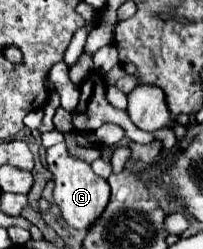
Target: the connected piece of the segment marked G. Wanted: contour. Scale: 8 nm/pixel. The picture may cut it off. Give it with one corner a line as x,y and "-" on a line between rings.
61,142
57,146
47,148
47,164
49,170
53,172
55,178
55,192
53,192
53,202
59,206
61,216
65,218
65,222
77,230
87,230
105,210
107,202
109,202
109,184
107,180
99,178
93,170
91,164
87,164
85,160
75,158
69,152
67,142

